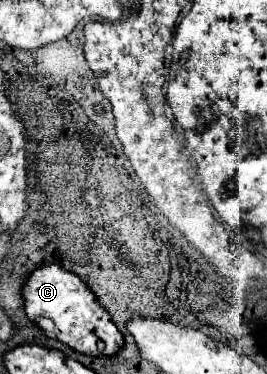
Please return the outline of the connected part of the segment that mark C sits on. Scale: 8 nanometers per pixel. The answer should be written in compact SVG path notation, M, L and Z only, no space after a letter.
M41 265L41 269L35 269L25 283L23 297L29 319L33 321L37 317L51 319L55 329L49 333L49 337L65 343L77 353L85 353L91 357L111 357L125 343L111 315L99 305L91 289L77 275L67 273L59 265Z

